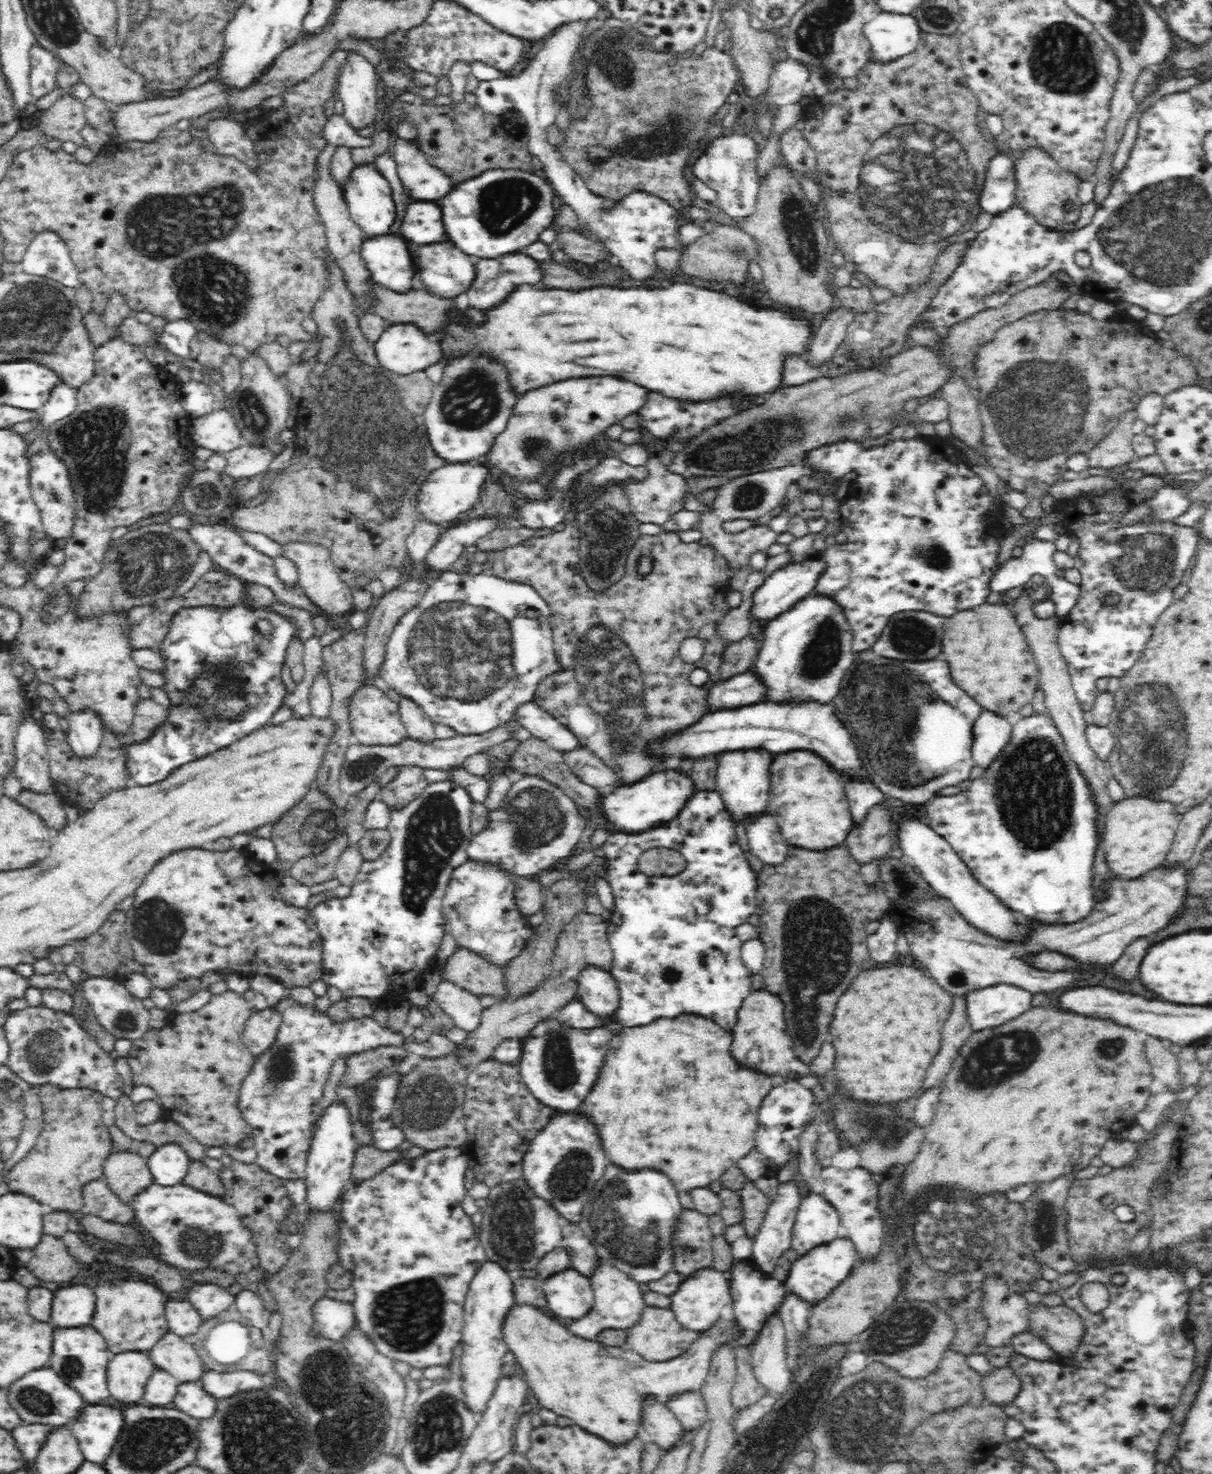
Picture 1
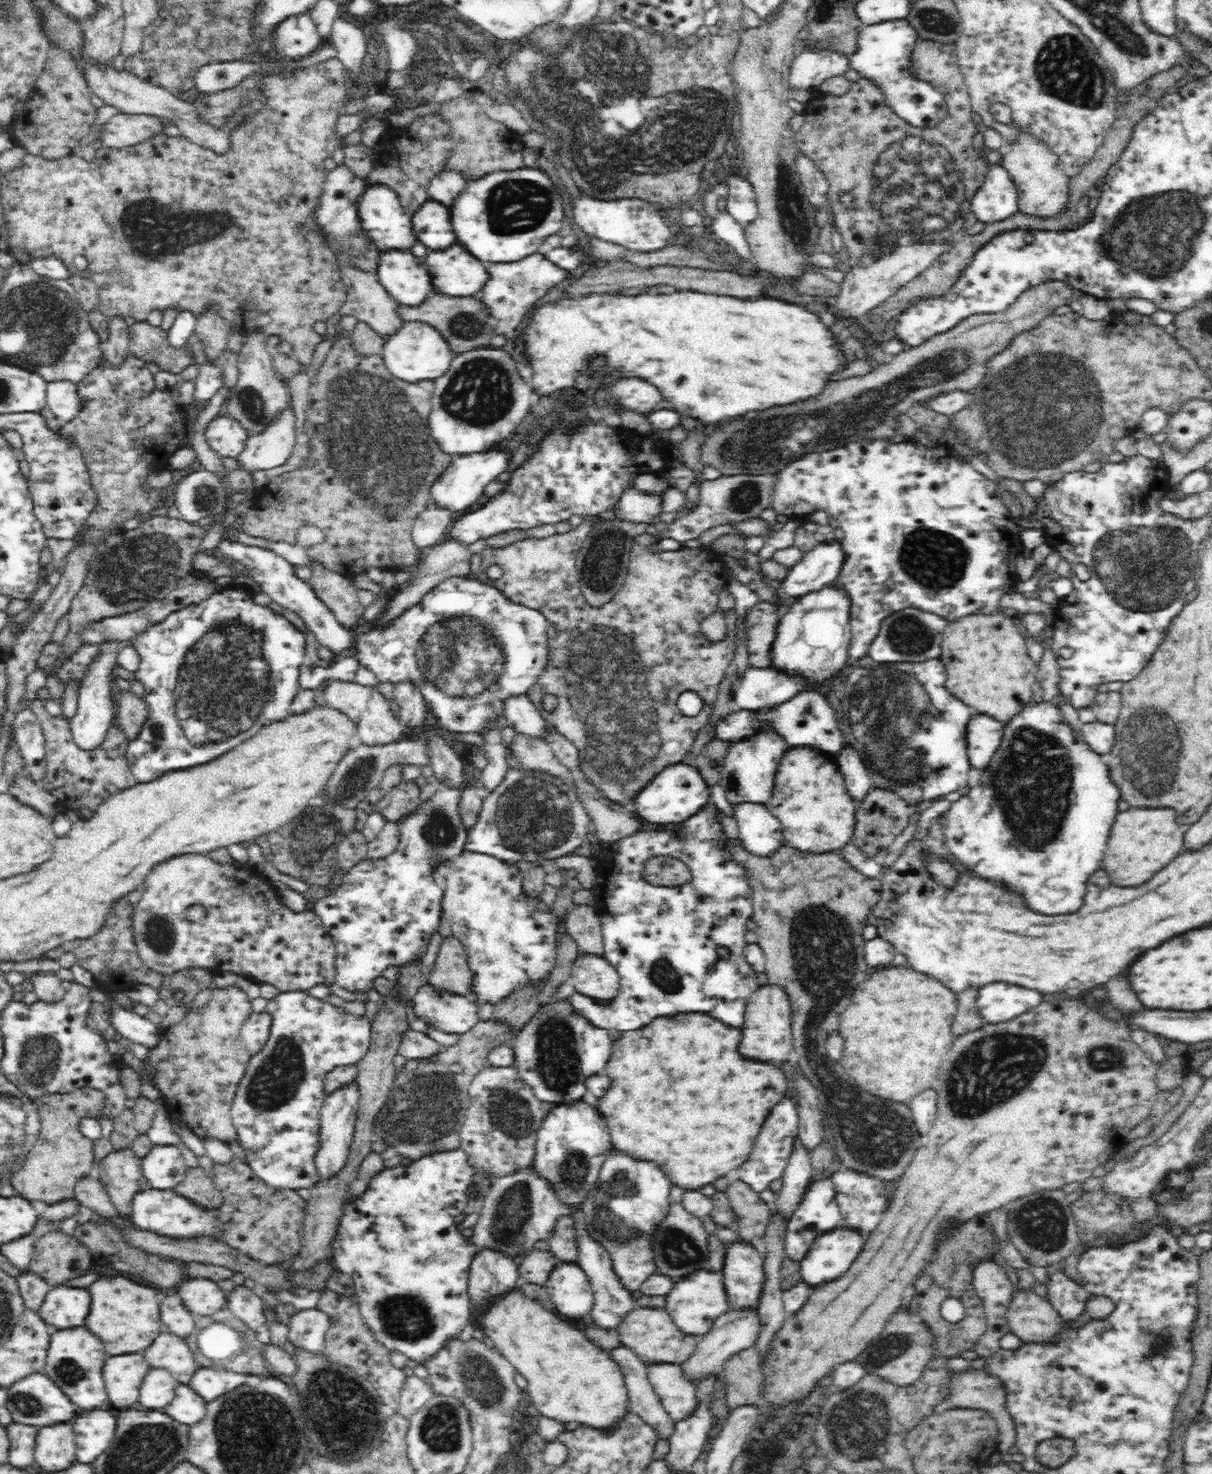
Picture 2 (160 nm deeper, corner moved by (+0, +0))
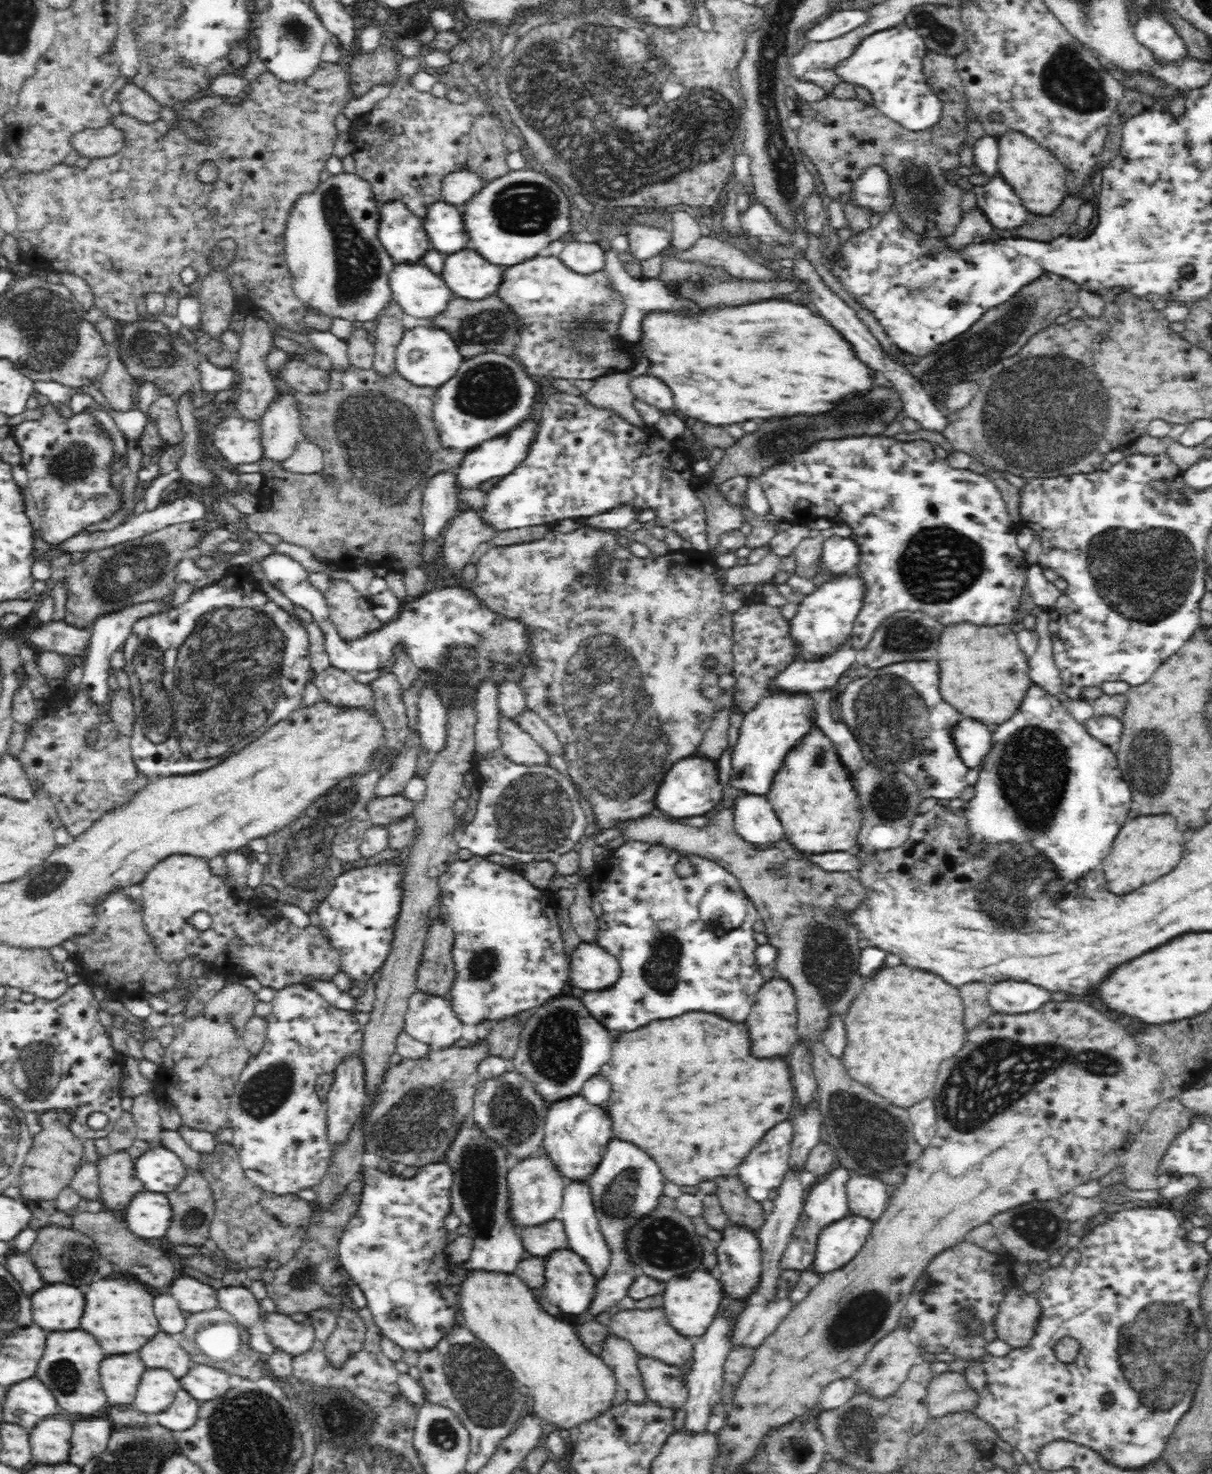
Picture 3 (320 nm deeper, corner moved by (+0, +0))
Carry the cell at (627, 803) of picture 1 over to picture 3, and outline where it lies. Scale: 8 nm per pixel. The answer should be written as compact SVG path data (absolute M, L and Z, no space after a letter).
M685 758L673 764L658 782L652 798L655 815L668 820L688 819L714 811L723 795L723 785L717 780L717 769L703 758Z

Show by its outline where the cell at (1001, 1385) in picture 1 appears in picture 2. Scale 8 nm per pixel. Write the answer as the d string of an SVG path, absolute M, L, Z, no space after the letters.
M973 1370L960 1373L951 1382L951 1402L957 1408L981 1408L992 1413L994 1419L998 1421L1000 1427L1000 1440L998 1441L998 1448L1002 1453L1014 1450L1016 1447L1015 1441L1017 1438L1015 1430L1015 1421L1007 1409L1007 1390L1003 1380L988 1372L986 1370Z

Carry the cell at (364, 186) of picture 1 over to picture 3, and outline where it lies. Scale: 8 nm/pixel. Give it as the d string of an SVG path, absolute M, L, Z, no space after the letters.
M401 200L378 201L376 237L394 261L419 261L430 248L421 218Z

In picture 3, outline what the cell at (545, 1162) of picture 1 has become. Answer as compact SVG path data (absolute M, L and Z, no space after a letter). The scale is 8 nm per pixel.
M574 1095L551 1103L543 1125L541 1151L566 1184L586 1183L598 1168L612 1138L610 1118L604 1106L590 1104L583 1096Z

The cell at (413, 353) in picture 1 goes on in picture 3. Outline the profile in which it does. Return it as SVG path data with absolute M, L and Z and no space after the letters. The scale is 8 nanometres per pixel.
M414 326L403 335L395 349L395 371L415 386L438 387L457 372L463 357L454 340L441 329Z

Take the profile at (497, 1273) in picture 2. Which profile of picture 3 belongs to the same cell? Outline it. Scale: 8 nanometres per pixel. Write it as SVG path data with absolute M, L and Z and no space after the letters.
M468 1120L458 1131L446 1159L454 1169L451 1194L453 1213L461 1218L461 1224L469 1226L468 1234L473 1237L473 1251L468 1256L468 1267L474 1273L514 1274L522 1260L524 1248L520 1235L506 1217L506 1174L511 1161L506 1158L504 1149L486 1139Z

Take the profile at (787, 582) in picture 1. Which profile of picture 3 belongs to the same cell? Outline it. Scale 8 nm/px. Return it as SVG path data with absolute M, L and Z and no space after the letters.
M833 535L830 538L822 539L822 550L820 558L816 562L814 576L808 578L815 586L828 582L828 574L834 574L833 578L851 574L851 571L858 562L858 545L850 537L842 538Z

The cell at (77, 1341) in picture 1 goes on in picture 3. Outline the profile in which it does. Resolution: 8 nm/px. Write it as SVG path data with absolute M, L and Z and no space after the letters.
M66 1330L52 1332L44 1358L37 1370L38 1379L46 1382L59 1405L72 1414L92 1414L106 1406L107 1396L103 1391L100 1378L100 1366L106 1354L102 1346L86 1330Z

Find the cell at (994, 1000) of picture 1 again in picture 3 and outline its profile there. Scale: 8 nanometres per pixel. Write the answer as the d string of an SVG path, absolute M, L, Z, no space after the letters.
M1000 981L992 986L988 984L987 1001L992 1012L1015 1015L1034 1012L1051 1001L1051 998L1050 992L1046 992L1044 988L1038 988L1038 986L1030 986L1026 982Z

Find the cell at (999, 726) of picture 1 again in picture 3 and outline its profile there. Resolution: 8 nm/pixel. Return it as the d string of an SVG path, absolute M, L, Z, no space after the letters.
M966 717L953 730L953 737L965 765L980 767L993 749L994 727L983 720Z

